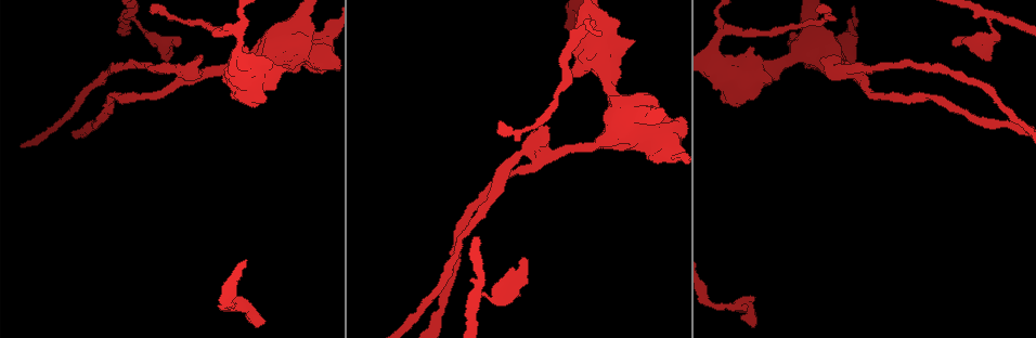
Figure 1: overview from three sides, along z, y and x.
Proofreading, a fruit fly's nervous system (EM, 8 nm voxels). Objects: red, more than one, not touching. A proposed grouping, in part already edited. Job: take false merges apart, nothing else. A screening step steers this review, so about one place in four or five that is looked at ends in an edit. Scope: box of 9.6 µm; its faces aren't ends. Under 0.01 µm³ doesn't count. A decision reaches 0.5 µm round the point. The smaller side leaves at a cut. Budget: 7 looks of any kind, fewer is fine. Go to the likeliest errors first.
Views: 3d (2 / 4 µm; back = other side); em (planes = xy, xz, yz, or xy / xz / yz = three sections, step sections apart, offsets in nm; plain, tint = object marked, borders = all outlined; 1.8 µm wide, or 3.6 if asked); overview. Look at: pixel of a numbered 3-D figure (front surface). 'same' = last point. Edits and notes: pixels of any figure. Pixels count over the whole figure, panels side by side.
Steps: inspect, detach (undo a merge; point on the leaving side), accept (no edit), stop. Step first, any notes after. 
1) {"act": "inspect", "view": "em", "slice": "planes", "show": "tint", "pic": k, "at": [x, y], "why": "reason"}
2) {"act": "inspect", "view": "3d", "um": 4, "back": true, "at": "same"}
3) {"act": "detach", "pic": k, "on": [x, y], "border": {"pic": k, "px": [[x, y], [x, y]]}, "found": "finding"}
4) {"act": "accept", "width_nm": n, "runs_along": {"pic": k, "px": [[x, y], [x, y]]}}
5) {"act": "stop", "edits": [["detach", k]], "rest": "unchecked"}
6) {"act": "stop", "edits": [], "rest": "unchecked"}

{"act": "inspect", "view": "em", "slice": "planes", "show": "tint", "pic": 1, "at": [543, 158], "why": "looks like a crossing"}

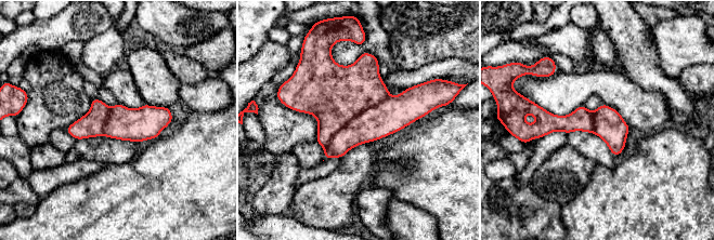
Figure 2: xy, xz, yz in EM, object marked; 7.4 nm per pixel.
{"act": "detach", "pic": 2, "on": [334, 94], "border": {"pic": 2, "px": [[388, 94], [351, 118], [323, 147]]}, "found": "two cells meet here"}

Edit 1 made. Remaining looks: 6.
{"act": "inspect", "view": "overview", "why": "see it whole again"}

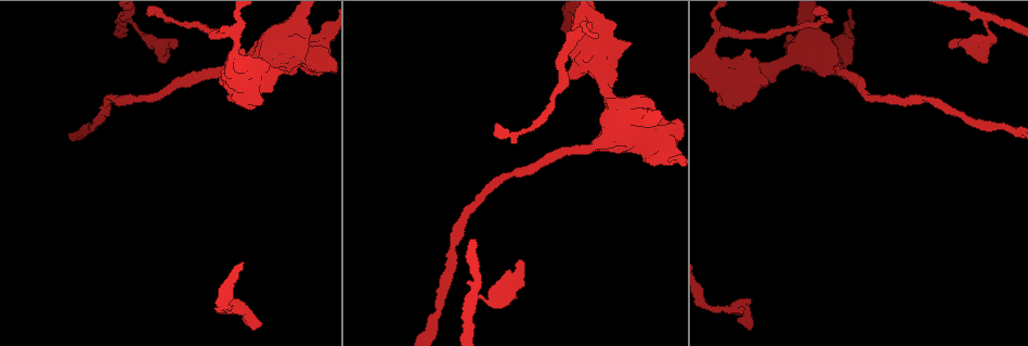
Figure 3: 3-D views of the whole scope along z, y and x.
{"act": "inspect", "view": "em", "slice": "planes", "show": "tint", "pic": 3, "at": [746, 315], "why": "thin neck"}

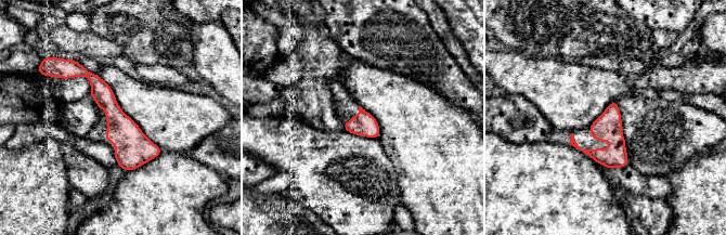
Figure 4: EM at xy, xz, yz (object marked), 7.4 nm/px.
{"act": "accept", "width_nm": 180, "runs_along": {"pic": 4, "px": [[79, 70], [155, 154]]}, "found": "continuous, no second cell"}

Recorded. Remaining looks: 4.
{"act": "inspect", "view": "em", "um": 3.6, "slice": "planes", "show": "borders", "pic": 3, "at": [832, 67], "why": "thick turns thin"}

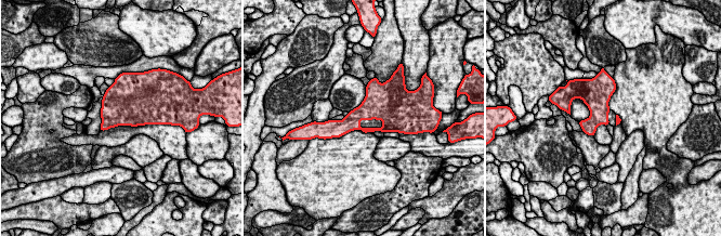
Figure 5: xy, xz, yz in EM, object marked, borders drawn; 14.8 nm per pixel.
{"act": "accept", "found": "continuous, no second cell"}

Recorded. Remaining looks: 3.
{"act": "stop", "edits": [["detach", 2]], "rest": "unchecked"}

